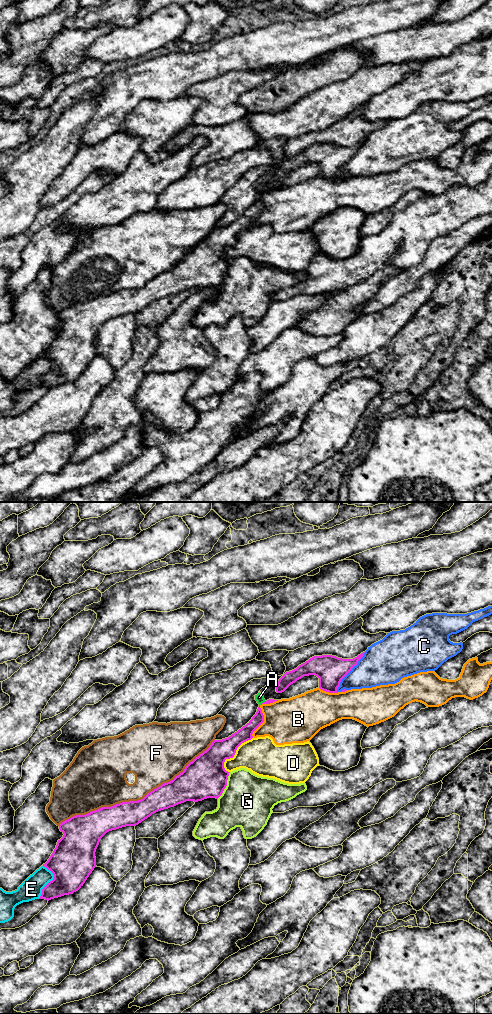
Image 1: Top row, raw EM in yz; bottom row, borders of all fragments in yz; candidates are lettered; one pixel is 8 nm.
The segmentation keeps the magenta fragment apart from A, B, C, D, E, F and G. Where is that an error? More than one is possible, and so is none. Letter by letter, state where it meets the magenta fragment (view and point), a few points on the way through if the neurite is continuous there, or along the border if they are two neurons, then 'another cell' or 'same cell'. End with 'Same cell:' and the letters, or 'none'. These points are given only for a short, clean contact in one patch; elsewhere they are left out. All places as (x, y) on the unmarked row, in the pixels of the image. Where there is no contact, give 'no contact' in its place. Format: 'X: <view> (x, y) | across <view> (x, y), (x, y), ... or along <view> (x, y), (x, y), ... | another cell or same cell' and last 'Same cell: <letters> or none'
A: yz (262, 191) | along yz (265, 189), (259, 193) | another cell
B: yz (262, 201) | another cell
C: yz (349, 159) | another cell
D: yz (234, 242) | another cell
E: yz (50, 369) | another cell
F: yz (138, 288) | same cell
G: yz (226, 273) | another cell
Same cell: F

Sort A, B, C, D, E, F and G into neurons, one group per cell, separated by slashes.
A D / B G / C / E / F

